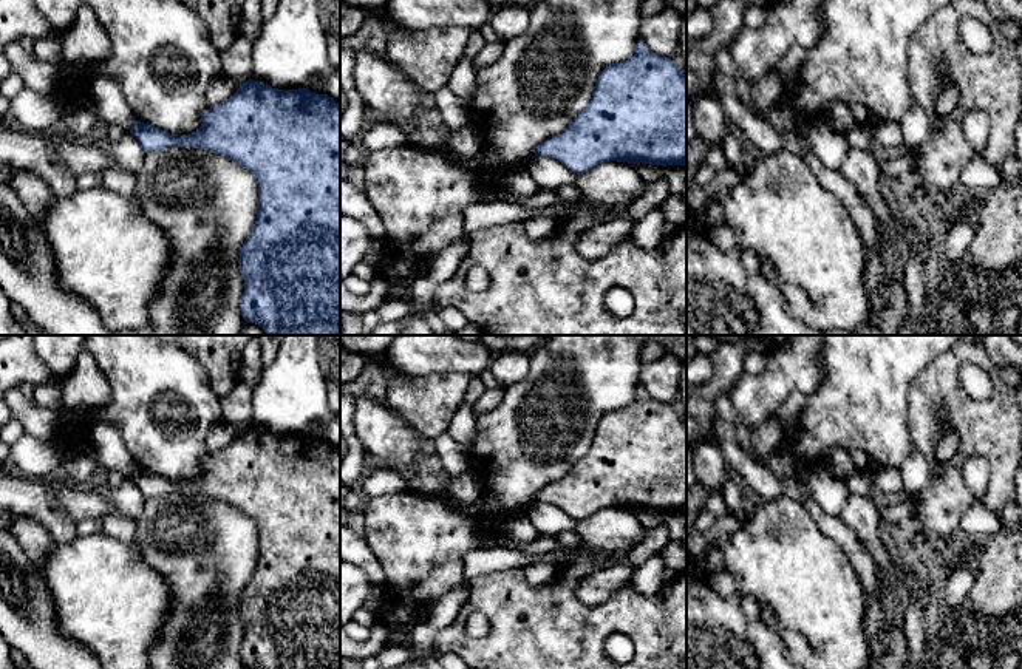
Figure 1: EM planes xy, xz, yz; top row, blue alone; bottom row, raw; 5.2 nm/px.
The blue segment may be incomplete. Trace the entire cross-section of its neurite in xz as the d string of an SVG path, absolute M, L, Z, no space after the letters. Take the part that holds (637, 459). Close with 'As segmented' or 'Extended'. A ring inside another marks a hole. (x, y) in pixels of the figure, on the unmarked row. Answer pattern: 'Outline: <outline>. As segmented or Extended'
Outline: M639 386L632 403L601 417L588 453L561 481L540 490L535 502L557 505L577 521L609 507L686 513L686 422Z. As segmented

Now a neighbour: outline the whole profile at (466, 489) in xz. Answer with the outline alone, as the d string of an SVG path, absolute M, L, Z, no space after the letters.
M465 471L458 477L444 477L445 491L458 505L473 504L482 493L482 485L473 471Z

